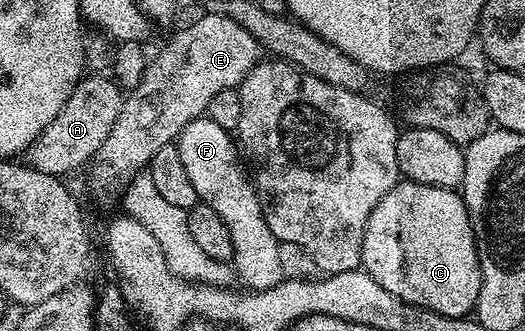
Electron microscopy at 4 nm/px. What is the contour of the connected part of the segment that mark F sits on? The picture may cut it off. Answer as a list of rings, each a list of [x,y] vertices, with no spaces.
[[[201,116],[186,124],[179,136],[178,145],[182,164],[190,175],[190,184],[194,184],[197,199],[215,210],[229,229],[233,240],[233,256],[230,262],[234,267],[235,277],[239,281],[241,278],[248,290],[276,287],[286,274],[283,264],[280,263],[282,246],[266,224],[260,198],[238,153],[233,135],[226,128],[214,124],[214,120]]]

